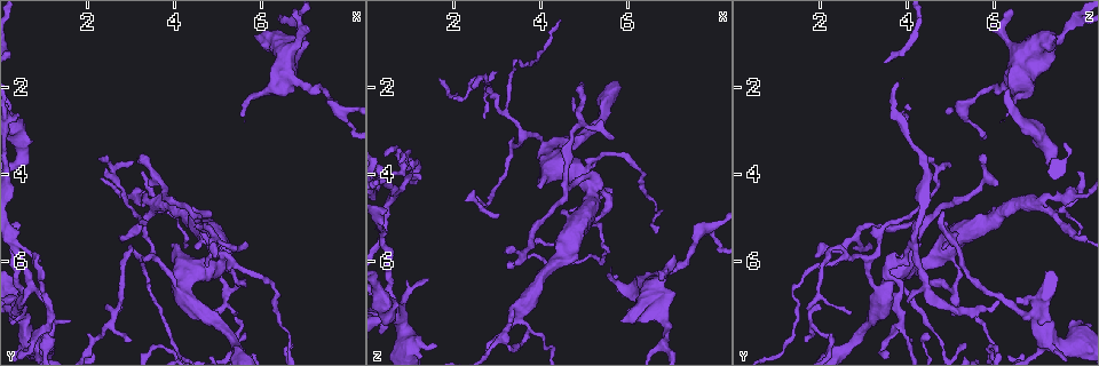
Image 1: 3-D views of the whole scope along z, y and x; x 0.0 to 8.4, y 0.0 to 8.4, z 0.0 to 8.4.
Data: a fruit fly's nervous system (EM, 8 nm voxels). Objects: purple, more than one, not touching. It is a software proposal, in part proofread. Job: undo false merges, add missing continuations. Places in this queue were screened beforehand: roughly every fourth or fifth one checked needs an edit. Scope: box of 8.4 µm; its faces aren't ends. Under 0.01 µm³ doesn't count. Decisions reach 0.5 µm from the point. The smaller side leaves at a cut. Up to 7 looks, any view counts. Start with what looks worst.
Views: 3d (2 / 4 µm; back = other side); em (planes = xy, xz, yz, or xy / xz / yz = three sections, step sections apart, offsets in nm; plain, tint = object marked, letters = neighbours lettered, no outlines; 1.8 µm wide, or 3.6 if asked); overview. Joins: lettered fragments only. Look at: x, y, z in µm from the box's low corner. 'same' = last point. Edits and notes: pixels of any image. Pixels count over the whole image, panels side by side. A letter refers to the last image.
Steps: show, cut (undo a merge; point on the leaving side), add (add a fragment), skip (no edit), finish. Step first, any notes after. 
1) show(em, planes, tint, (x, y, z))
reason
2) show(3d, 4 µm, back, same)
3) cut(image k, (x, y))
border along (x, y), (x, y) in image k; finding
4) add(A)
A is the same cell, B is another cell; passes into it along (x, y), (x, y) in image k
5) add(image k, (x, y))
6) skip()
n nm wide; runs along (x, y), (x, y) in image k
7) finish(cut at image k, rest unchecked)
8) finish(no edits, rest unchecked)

show(3d, 2 µm, (5.25, 6.10, 4.30))
thick turns thin

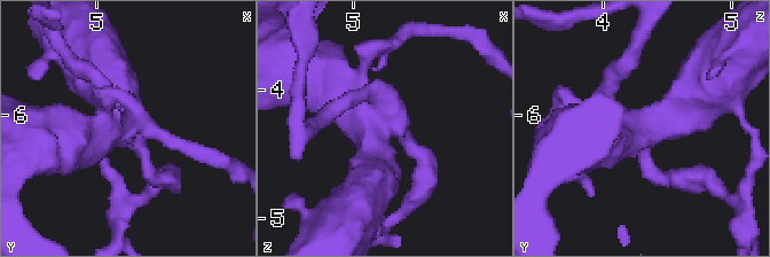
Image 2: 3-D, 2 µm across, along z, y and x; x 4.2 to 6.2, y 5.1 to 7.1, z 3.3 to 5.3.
show(em, xy, step 4, tint, (5.22, 6.10, 4.30))
now the EM

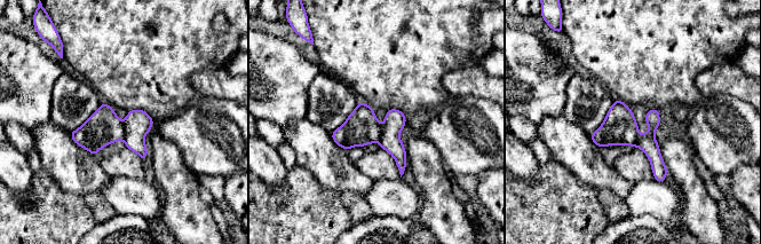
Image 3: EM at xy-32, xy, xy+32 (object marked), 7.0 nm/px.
show(em, planes, letters, same)
cut it another way

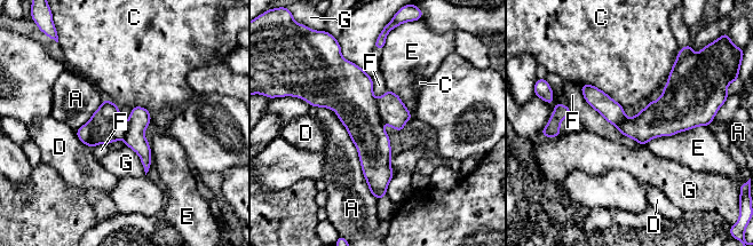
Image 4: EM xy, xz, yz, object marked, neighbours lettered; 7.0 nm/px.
cut(image 4, (393, 112))
A, C, D, E, F and G are other cells; the part that leaves runs along (137, 109), (137, 142), (147, 166) in image 4; two neurons meet here

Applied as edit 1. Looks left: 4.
show(3d, 2 µm, (3.55, 4.80, 7.25))
four or more arms meet

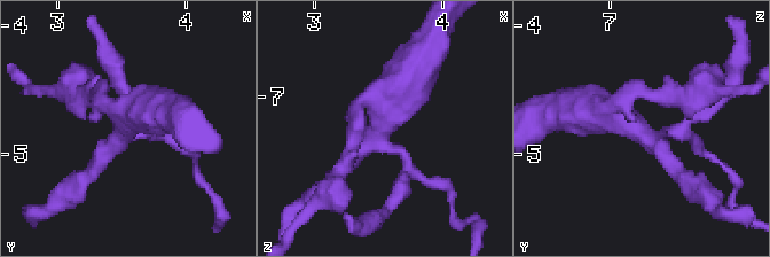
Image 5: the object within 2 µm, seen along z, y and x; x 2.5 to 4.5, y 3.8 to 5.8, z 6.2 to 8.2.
show(em, planes, tint, (3.52, 4.84, 7.28))
now the EM

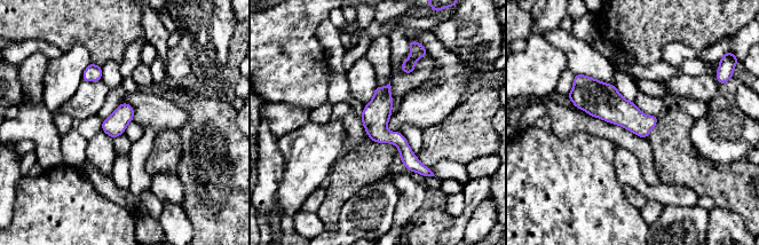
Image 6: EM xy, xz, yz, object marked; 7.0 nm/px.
show(em, planes, letters, same)
see the neighbours

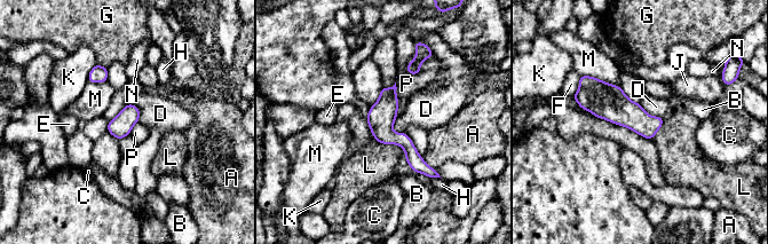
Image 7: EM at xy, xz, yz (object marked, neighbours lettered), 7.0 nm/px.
skip()
M touches over 300 nm; A, B, C, D, E, F, G, H, J, K, L, M, N and P are other cells; border along (430, 56), (417, 73), (406, 72) in image 7; all the same neuron

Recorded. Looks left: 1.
finish(cut at image 4, rest unchecked)

